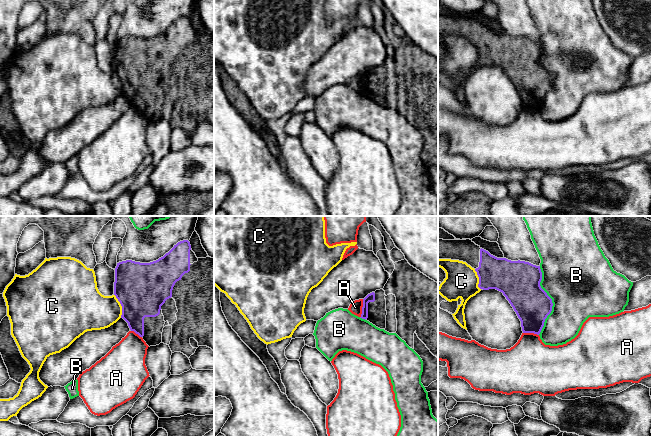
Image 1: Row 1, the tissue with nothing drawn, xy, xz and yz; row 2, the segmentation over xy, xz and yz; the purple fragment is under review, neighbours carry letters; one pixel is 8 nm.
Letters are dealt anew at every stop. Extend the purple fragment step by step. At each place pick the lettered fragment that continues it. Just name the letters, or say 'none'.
none

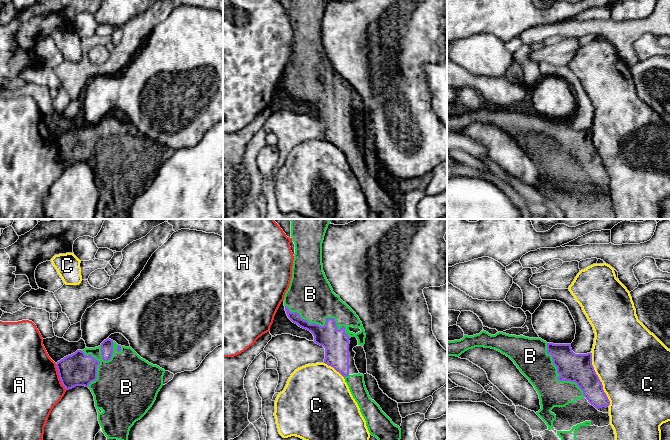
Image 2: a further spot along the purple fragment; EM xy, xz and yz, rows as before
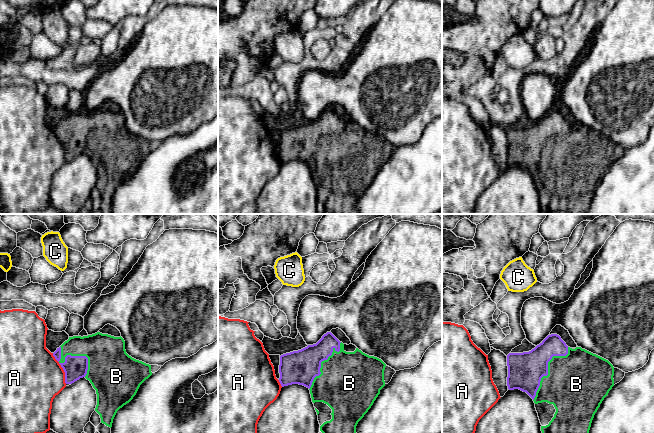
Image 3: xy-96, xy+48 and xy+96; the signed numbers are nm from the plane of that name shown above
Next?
B

